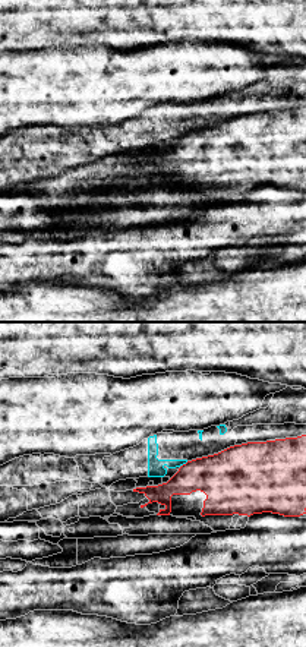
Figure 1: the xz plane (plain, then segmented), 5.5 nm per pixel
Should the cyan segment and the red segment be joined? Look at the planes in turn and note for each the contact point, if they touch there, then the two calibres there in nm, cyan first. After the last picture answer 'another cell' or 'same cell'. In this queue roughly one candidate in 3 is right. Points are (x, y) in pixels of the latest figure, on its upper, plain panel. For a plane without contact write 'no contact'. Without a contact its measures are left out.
(185, 135) | 100/300 nm

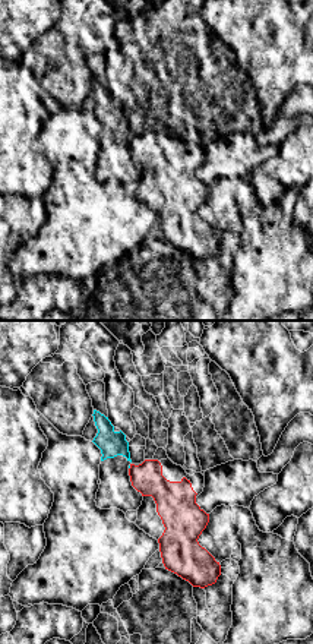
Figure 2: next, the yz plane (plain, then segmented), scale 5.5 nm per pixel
no contact

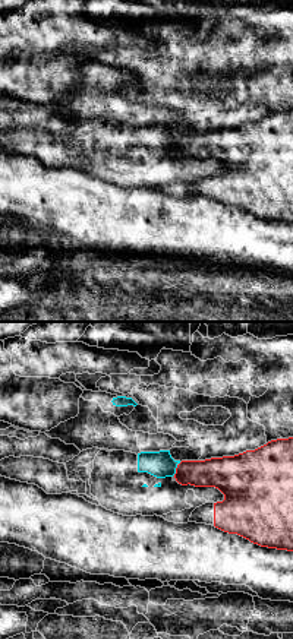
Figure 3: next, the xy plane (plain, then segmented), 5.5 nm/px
(176, 139) | 140/170 nm

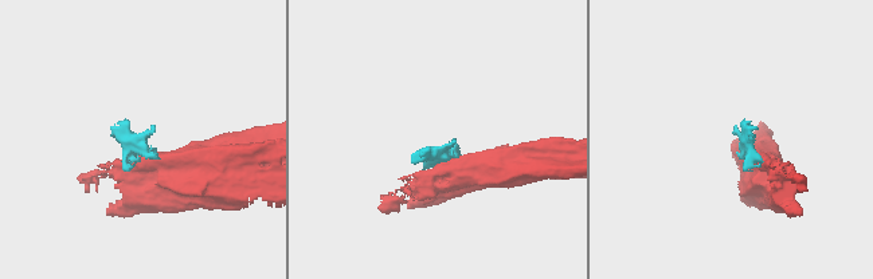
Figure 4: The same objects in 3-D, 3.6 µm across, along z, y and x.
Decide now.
another cell

